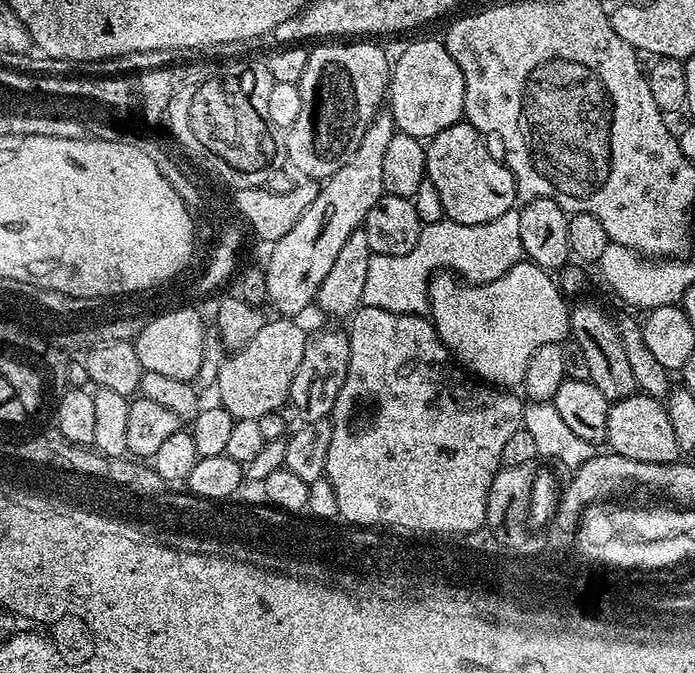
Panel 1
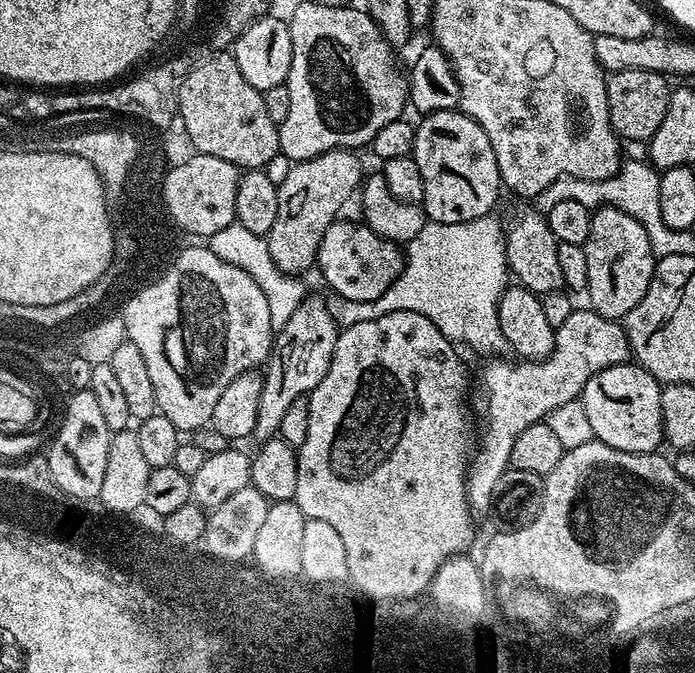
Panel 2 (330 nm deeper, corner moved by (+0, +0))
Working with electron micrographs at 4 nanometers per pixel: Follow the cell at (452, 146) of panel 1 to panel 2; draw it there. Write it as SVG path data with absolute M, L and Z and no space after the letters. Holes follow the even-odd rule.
M459 110L429 112L421 120L424 121L415 125L416 141L412 147L411 157L416 160L422 174L422 186L425 187L422 207L425 217L433 224L453 224L470 222L474 218L489 215L500 192L502 193L502 185L498 162L494 158L494 146L490 146L490 138L486 138L486 130L482 130L478 122L474 122Z

